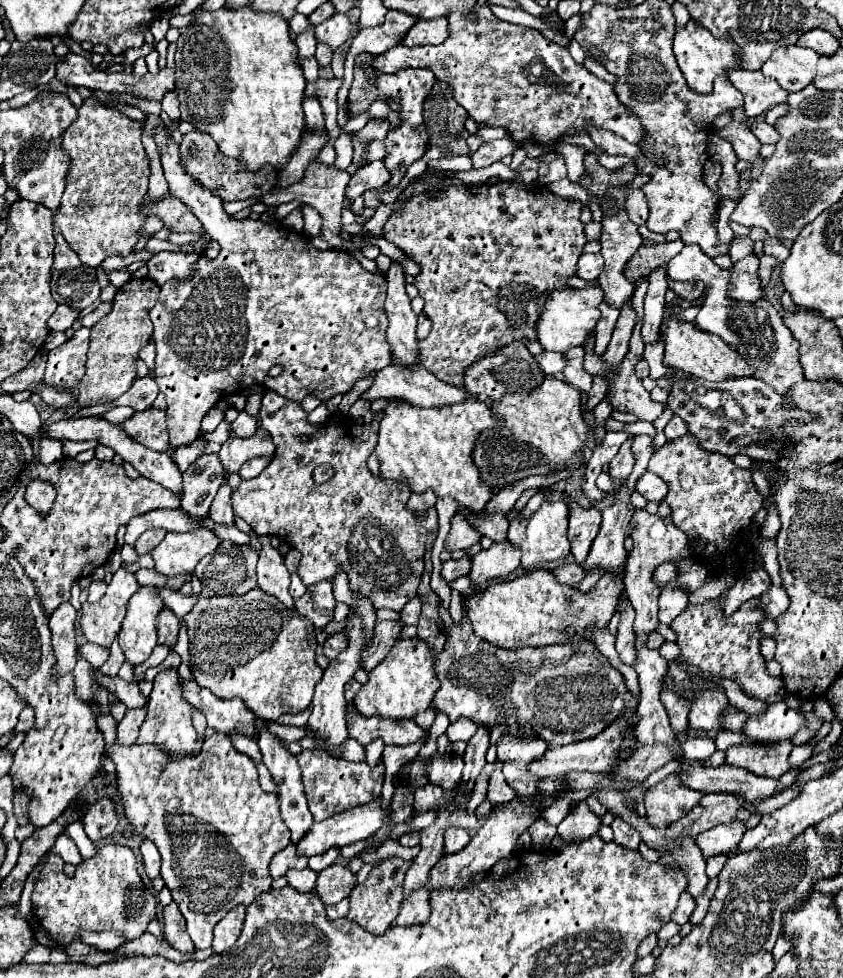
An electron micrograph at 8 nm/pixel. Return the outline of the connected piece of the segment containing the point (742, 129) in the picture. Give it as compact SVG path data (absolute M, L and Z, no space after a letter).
M743 107L731 109L731 123L717 129L719 137L723 137L725 141L731 143L731 147L737 153L737 159L745 159L751 161L751 177L757 177L761 171L761 161L763 157L759 155L759 147L761 143L755 139L755 135L747 129L747 117Z

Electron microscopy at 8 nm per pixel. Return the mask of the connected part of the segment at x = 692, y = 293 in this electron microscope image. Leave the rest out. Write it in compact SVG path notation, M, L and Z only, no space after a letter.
M669 279L669 289L675 291L675 295L679 299L685 299L685 301L695 301L703 295L705 291L705 285L703 283L681 283L681 281L673 281Z

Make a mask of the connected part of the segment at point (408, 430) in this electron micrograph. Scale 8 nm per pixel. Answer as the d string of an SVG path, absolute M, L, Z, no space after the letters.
M467 395L463 403L431 409L411 405L405 399L391 399L383 409L375 447L381 461L381 477L407 481L409 489L415 493L431 489L439 497L449 495L461 507L481 511L491 499L491 485L479 479L471 453L477 433L499 425L501 419L493 415L493 409L473 395Z

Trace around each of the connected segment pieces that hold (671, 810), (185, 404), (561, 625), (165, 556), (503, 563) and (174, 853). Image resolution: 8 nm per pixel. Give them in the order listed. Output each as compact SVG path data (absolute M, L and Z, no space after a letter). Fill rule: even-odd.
M667 775L661 783L651 787L645 795L647 821L651 827L665 829L689 813L699 801L701 793L677 783L677 775Z
M153 129L151 135L161 155L169 193L189 205L205 233L221 243L219 257L199 257L199 261L193 263L193 273L187 281L171 279L169 283L163 283L159 301L149 311L155 327L153 341L157 345L155 367L159 367L159 391L167 402L165 413L171 449L193 443L201 435L203 417L225 395L243 393L253 385L261 385L293 401L303 401L307 395L325 401L337 393L347 393L357 379L389 365L393 355L389 355L386 339L387 315L383 303L387 283L383 275L365 271L355 259L351 261L347 253L315 249L309 237L287 229L277 221L233 219L223 211L221 199L211 191L205 191L201 183L181 167L179 145L167 131ZM273 365L283 367L277 377L269 375Z
M535 569L513 581L481 587L473 595L463 597L461 603L477 637L505 649L545 647L581 639L587 625L605 629L623 587L623 579L605 575L589 593L581 593L569 585L561 585L547 569Z
M197 529L187 533L167 533L167 537L149 553L155 561L155 571L167 577L181 573L193 573L195 565L207 553L213 553L219 539L209 529Z
M493 543L487 551L481 551L473 557L471 567L471 581L485 583L489 579L507 577L521 565L521 549L513 547L511 543Z
M93 699L87 703L97 719L97 729L105 735L105 751L117 767L117 785L125 805L125 817L137 835L143 835L157 845L163 859L161 877L187 921L187 931L195 949L209 949L213 941L213 927L225 917L225 913L237 905L247 907L257 895L271 889L273 879L269 875L269 861L277 851L291 843L289 829L279 815L277 795L261 789L255 763L247 755L239 753L227 735L215 733L213 737L207 737L201 755L193 759L171 759L155 745L119 745L117 721L111 713L99 711Z

